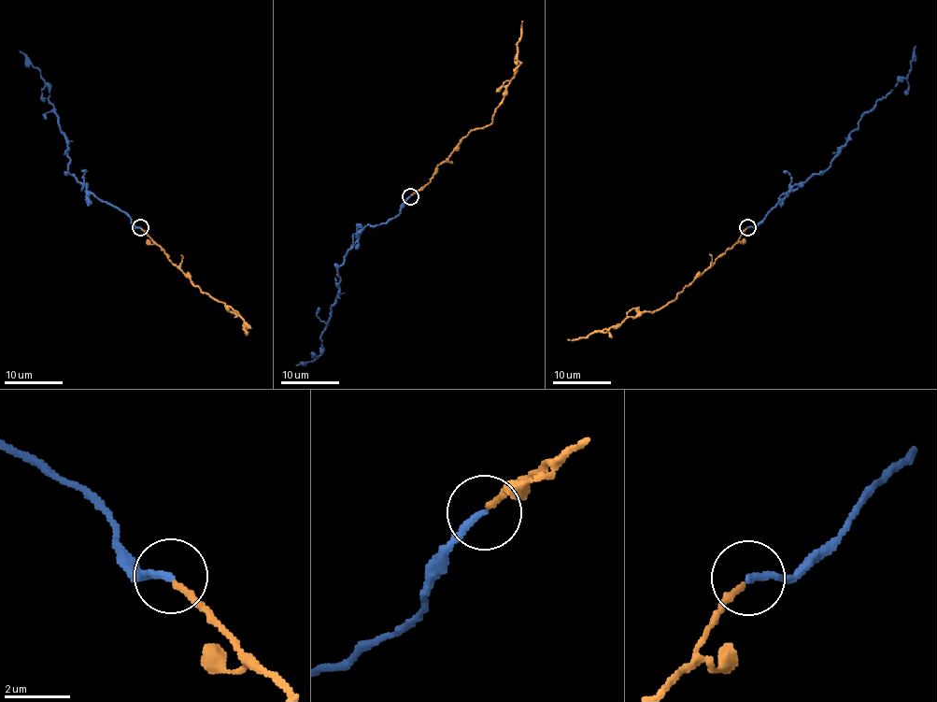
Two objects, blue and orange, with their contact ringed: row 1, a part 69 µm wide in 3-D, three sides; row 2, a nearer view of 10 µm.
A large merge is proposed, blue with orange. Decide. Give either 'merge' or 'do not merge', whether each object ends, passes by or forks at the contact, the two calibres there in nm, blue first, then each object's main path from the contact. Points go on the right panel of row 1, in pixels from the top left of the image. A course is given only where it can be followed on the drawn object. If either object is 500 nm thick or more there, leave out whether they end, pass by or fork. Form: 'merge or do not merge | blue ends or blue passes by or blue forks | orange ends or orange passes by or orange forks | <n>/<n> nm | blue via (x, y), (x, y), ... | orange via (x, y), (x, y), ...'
merge | blue ends | orange ends | 220/180 nm | blue via (747, 226), (754, 227), (796, 184), (825, 170), (859, 118), (907, 76), (915, 45) | orange via (746, 228), (738, 241), (675, 298), (640, 313), (605, 332), (567, 338)

